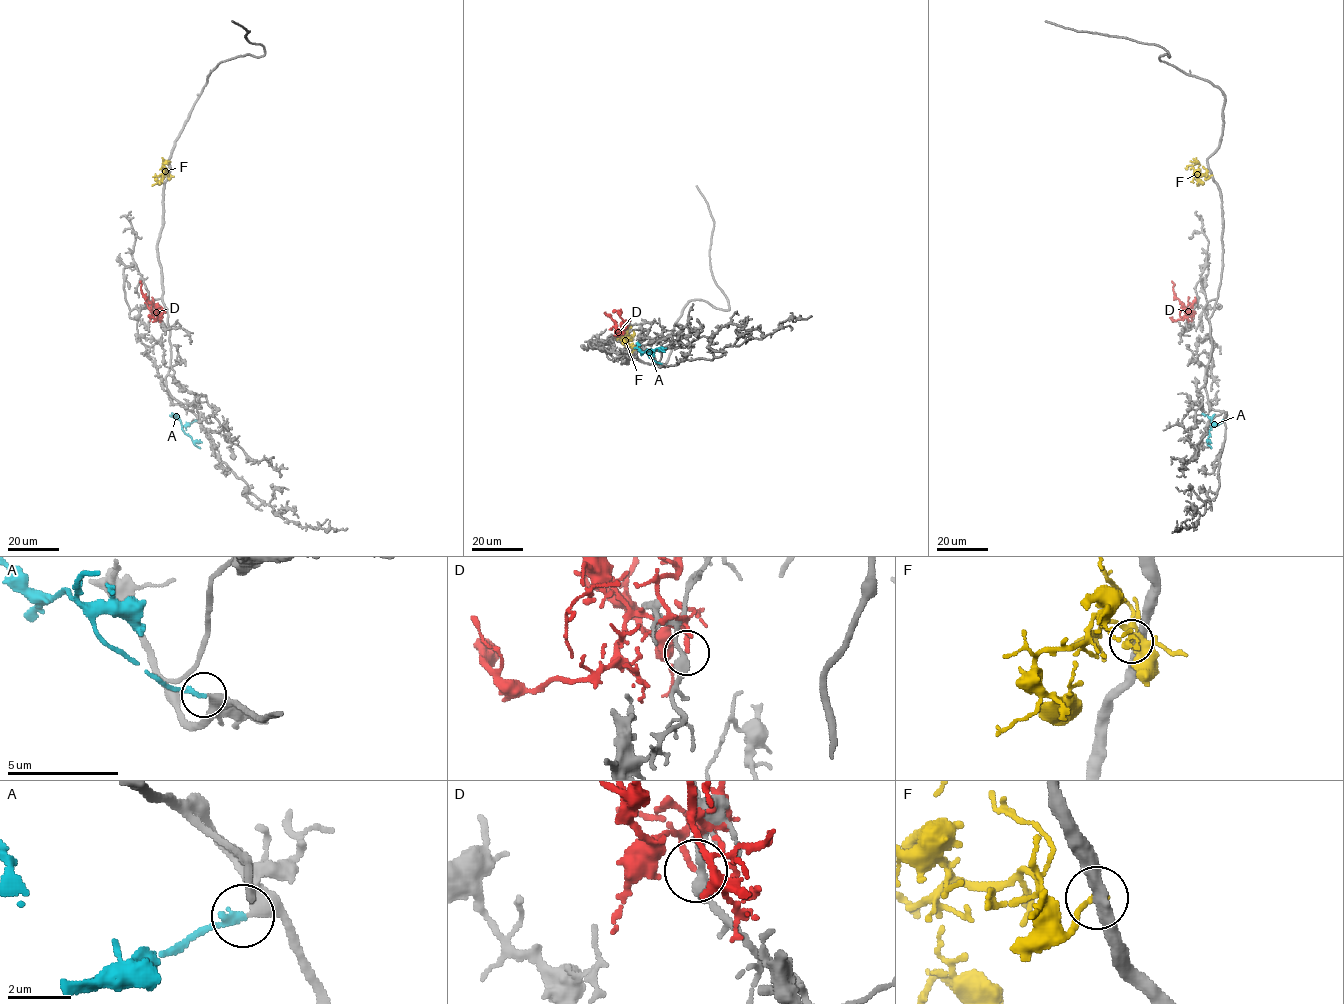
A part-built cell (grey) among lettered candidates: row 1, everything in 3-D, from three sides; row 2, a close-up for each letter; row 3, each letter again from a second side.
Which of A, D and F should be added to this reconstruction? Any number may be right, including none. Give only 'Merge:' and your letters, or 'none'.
Merge: A

